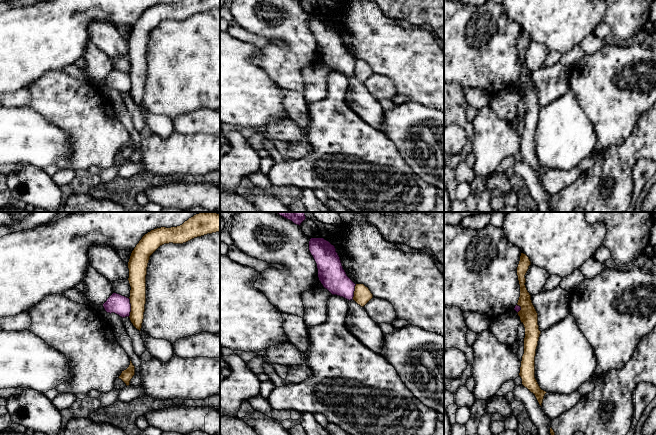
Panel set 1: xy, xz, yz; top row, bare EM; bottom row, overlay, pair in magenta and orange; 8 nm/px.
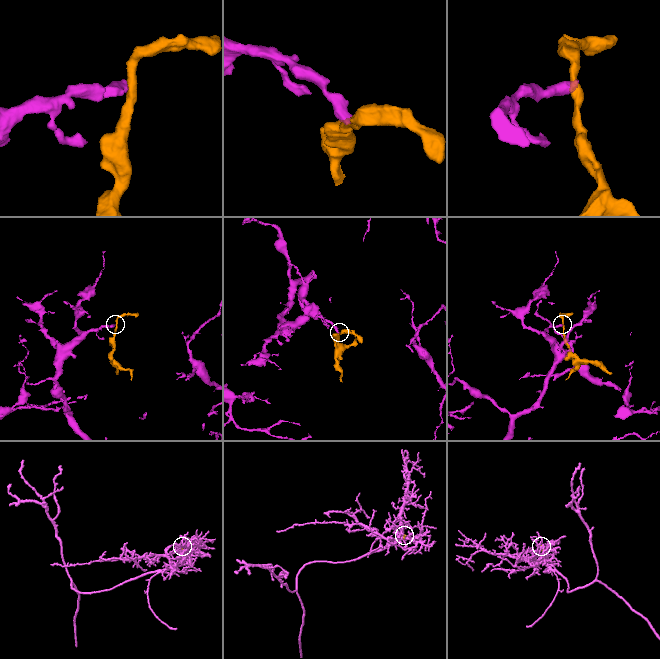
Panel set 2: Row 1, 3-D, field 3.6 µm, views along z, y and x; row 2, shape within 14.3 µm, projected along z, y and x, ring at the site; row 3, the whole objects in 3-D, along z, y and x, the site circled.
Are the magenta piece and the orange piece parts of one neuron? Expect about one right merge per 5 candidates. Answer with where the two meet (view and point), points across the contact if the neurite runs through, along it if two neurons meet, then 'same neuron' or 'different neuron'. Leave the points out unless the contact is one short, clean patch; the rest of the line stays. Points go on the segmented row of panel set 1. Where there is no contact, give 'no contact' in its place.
contact xy (130, 307); border xy (128, 298), (130, 304), (129, 316); different neuron

